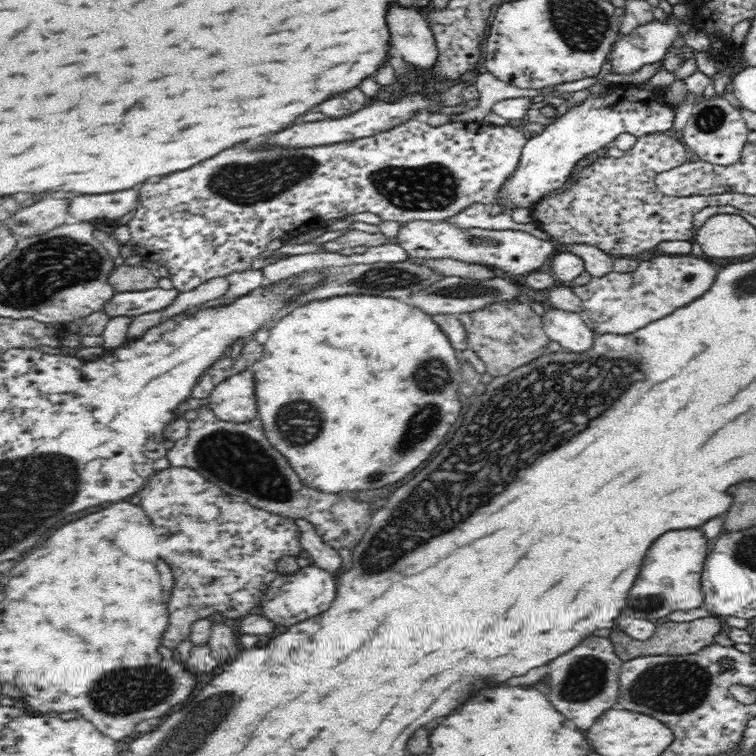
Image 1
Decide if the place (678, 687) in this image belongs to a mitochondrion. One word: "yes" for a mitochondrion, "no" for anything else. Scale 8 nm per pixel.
yes

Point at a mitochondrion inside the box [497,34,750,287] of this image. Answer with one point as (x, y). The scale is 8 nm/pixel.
(712, 117)

